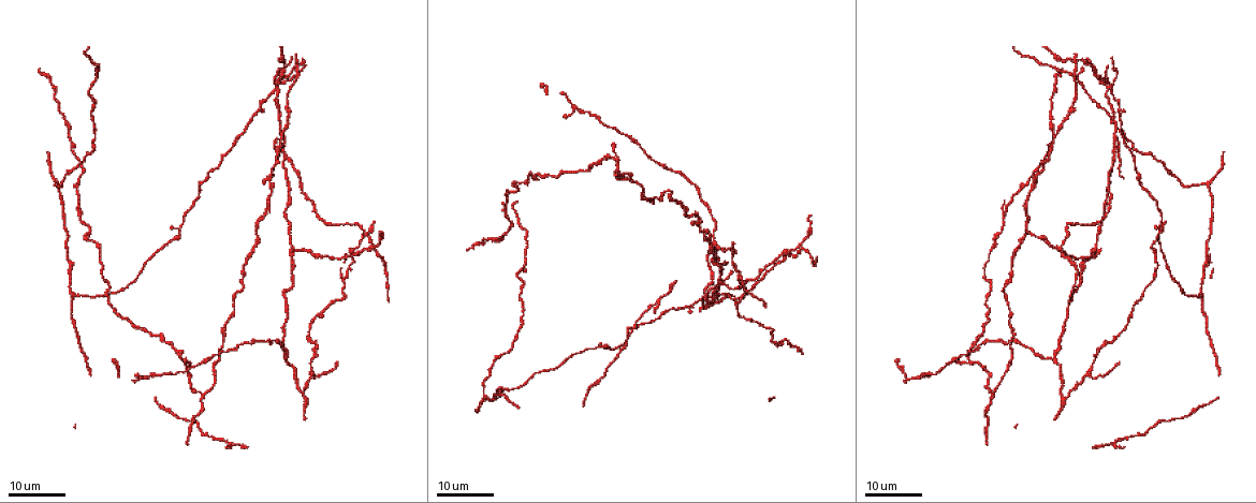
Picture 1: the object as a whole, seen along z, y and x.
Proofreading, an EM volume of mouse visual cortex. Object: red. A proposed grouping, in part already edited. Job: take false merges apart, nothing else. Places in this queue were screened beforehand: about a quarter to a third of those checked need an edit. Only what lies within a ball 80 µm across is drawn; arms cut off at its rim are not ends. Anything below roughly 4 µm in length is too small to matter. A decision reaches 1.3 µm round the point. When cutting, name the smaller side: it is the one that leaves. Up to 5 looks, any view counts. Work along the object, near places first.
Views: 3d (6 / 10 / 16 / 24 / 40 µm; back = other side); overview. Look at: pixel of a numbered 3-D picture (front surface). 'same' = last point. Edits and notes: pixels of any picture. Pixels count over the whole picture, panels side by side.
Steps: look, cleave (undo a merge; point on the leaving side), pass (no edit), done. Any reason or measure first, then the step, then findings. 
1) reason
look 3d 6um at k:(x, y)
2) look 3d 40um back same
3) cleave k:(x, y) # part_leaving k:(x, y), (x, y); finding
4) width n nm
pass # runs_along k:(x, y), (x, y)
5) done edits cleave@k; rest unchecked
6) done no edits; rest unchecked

three arms meet
look 3d 16um at 1:(1052, 357)

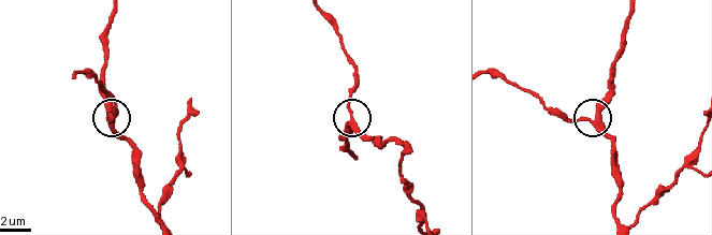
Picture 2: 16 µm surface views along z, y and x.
closer look
look 3d 6um at 2:(590, 120)

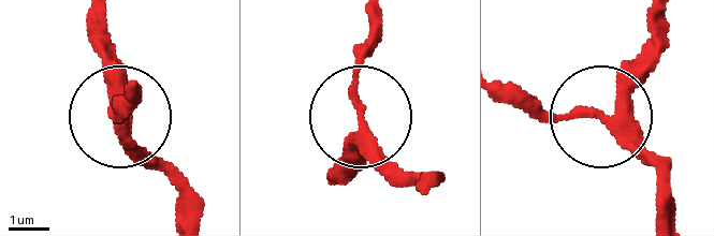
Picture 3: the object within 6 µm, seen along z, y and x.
side_arm 53 um
pass # runs_along 3:(654, 17), (646, 68), (609, 116), (548, 119), (507, 102); one cell here

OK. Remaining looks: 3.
arms part here
look 3d 24um at 1:(741, 280)

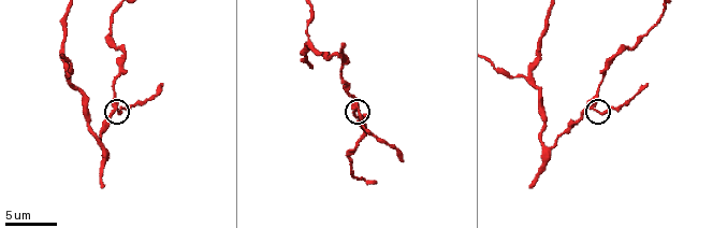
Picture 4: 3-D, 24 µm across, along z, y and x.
zoom in
look 3d 10um at 4:(358, 109)

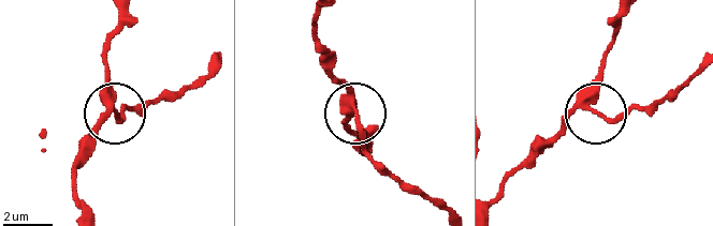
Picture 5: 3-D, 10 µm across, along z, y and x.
look 3d 6um at 5:(356, 112)

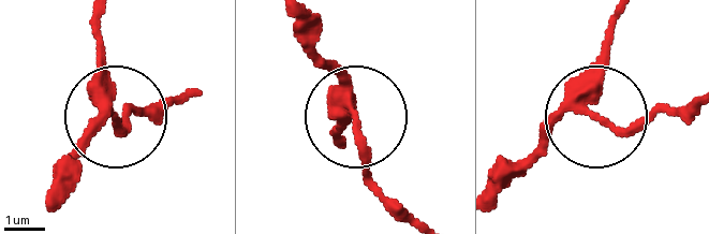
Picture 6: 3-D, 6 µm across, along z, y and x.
side_arm 9 um
pass # runs_along 6:(53, 184), (107, 112), (117, 132), (154, 112); one cell here

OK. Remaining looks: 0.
done no edits; rest unchecked

